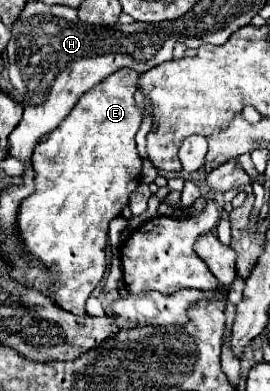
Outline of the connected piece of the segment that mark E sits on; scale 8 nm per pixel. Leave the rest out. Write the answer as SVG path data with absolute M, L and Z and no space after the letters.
M124 68L82 94L66 120L62 120L62 124L50 132L50 138L38 144L32 154L36 172L34 194L22 200L18 210L18 234L26 246L26 252L50 270L50 296L54 304L76 316L86 316L84 304L106 272L104 250L108 243L108 222L122 212L122 208L128 204L130 192L134 192L140 184L138 176L142 170L142 160L134 140L142 122L142 112L134 102L138 76L138 72Z

